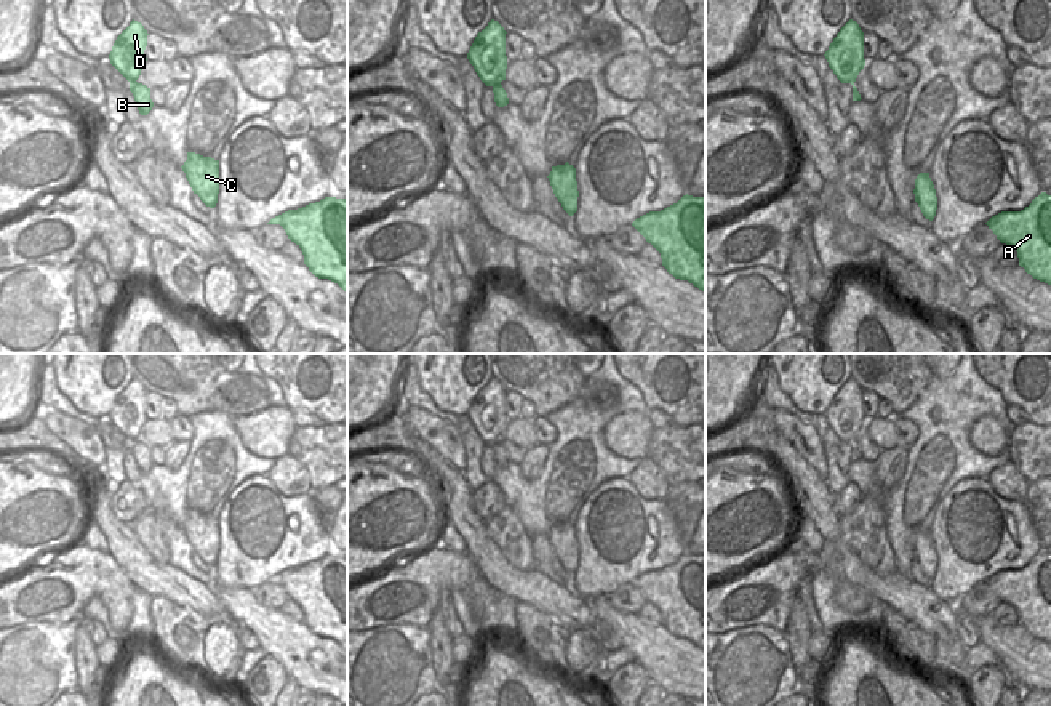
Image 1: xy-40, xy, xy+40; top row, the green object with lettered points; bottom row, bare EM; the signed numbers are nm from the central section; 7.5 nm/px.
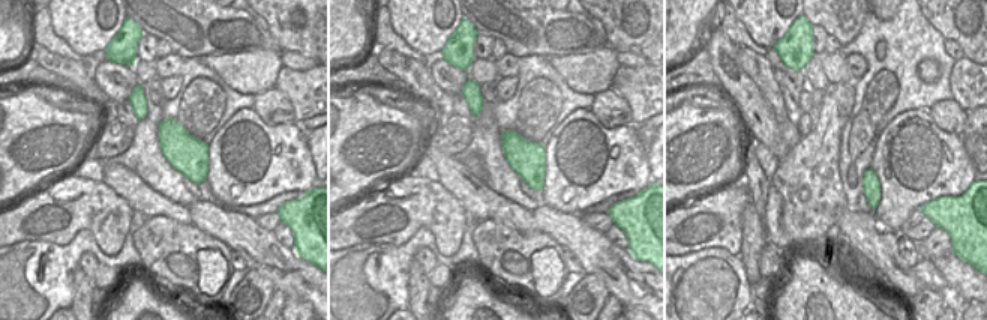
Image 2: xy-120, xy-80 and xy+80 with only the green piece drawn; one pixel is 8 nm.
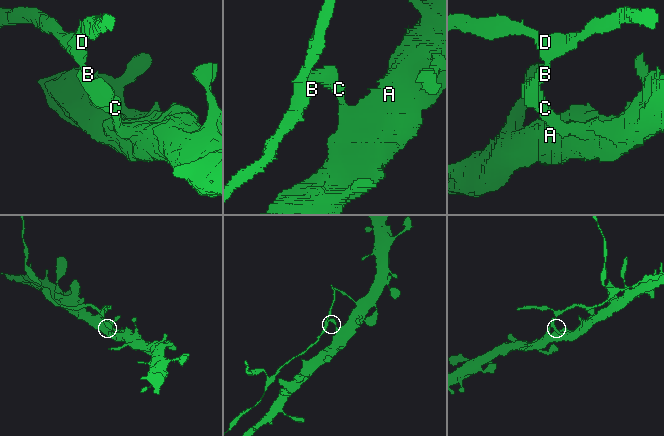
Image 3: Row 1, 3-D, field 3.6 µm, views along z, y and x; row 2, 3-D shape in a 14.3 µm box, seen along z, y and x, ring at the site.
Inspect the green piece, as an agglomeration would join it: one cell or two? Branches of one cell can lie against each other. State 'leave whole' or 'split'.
split

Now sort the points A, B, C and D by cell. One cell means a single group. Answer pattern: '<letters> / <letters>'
A B C / D

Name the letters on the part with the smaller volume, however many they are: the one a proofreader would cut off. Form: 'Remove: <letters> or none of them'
Remove: D

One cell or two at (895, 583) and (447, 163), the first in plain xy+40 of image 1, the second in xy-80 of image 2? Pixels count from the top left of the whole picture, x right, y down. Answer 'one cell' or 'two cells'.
one cell

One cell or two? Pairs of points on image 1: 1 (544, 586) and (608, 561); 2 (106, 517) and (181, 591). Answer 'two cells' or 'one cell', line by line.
1: two cells
2: one cell

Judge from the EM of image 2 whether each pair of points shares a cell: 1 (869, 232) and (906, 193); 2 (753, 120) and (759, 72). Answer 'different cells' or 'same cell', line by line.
1: different cells
2: different cells

